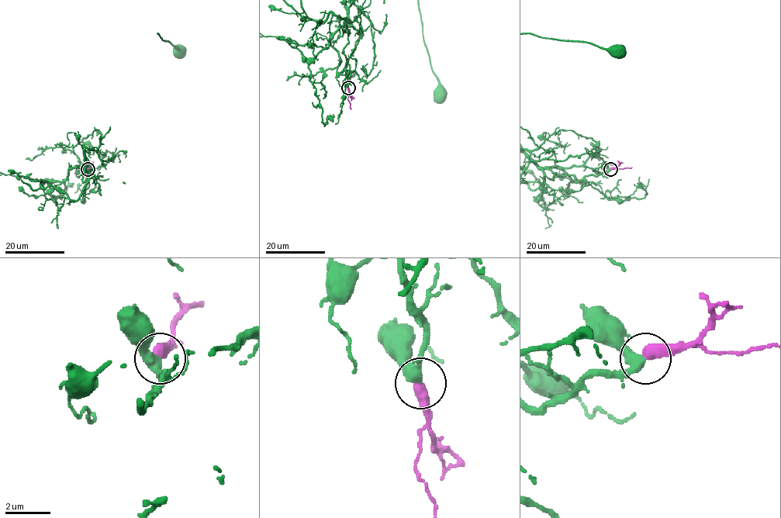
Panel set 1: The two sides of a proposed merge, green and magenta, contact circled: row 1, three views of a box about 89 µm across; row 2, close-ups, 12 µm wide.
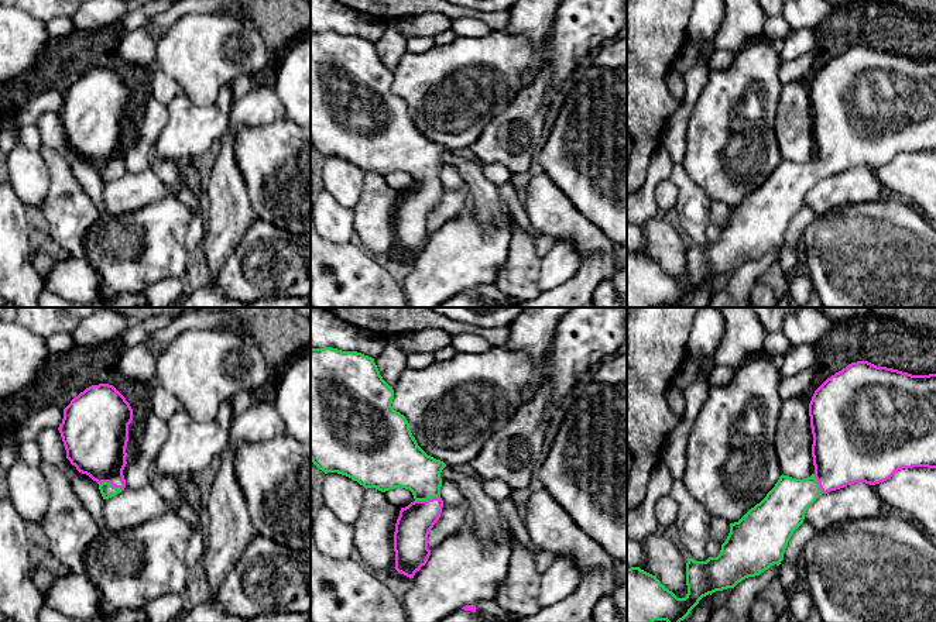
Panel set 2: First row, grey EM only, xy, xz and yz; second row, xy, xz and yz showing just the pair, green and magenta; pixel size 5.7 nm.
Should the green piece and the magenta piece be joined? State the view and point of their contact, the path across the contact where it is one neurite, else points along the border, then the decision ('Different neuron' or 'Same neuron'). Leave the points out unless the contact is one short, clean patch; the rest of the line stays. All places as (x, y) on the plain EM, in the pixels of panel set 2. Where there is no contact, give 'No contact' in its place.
Touches green at xz (427, 184). Path across: xz (403, 147), (425, 169), (427, 184), (427, 193), (412, 210). Same neuron

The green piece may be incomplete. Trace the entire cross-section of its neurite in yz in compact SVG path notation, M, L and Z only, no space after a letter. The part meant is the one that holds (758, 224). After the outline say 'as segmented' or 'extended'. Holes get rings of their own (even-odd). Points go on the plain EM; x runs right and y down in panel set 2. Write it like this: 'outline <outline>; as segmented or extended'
outline M868 45L851 47L815 75L809 100L815 157L803 164L782 158L760 188L738 206L730 207L730 217L717 241L706 245L688 241L685 282L678 282L640 251L627 252L627 307L679 307L703 281L734 272L743 264L779 250L791 220L822 178L856 166L875 169L902 152L936 152L936 58L912 59Z; extended

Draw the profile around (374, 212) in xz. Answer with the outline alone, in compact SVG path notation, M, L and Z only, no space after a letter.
M367 172L354 213L354 233L374 254L395 254L394 216L400 192L384 176Z

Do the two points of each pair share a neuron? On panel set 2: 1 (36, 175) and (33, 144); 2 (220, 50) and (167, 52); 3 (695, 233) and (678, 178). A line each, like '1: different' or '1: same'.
1: different
2: same
3: same

